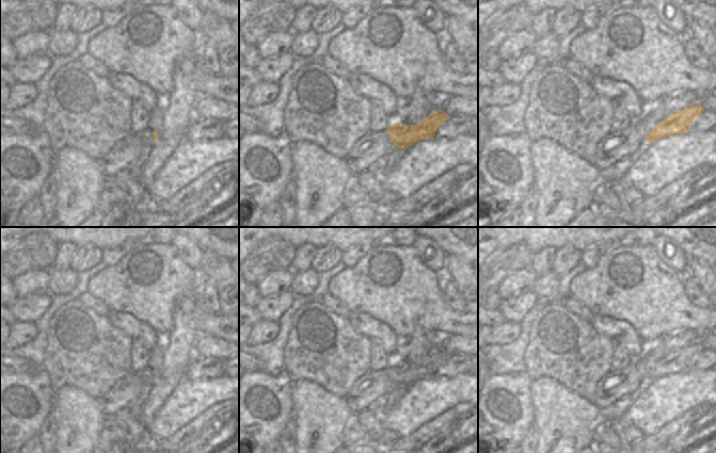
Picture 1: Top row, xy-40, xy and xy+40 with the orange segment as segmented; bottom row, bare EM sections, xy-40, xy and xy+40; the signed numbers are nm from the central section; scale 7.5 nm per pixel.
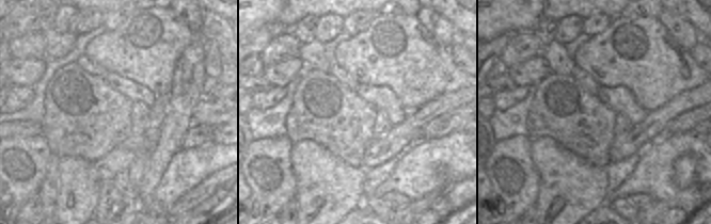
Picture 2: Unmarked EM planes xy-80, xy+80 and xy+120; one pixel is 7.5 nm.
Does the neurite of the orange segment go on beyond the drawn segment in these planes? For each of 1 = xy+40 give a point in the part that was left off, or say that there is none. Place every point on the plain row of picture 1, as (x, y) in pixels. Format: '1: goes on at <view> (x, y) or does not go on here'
1: does not go on here

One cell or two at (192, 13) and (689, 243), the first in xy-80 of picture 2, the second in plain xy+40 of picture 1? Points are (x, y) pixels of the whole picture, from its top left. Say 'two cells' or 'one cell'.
two cells

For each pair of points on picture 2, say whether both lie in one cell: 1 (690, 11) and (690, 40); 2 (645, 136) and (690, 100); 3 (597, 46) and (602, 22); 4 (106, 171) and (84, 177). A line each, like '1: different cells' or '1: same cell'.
1: different cells
2: same cell
3: different cells
4: different cells

